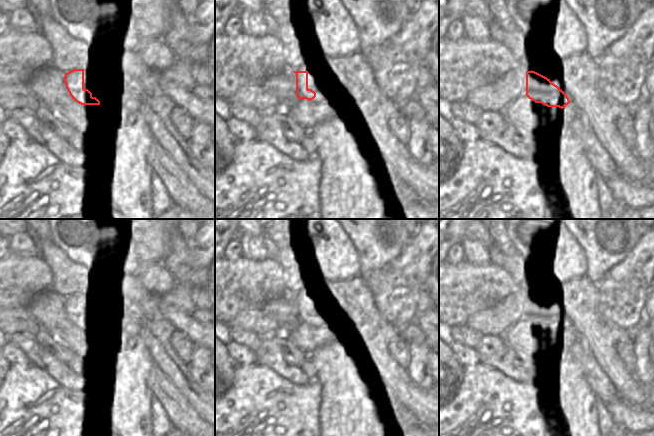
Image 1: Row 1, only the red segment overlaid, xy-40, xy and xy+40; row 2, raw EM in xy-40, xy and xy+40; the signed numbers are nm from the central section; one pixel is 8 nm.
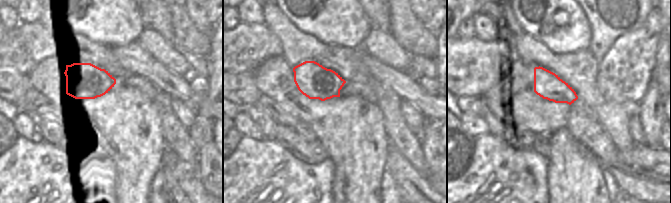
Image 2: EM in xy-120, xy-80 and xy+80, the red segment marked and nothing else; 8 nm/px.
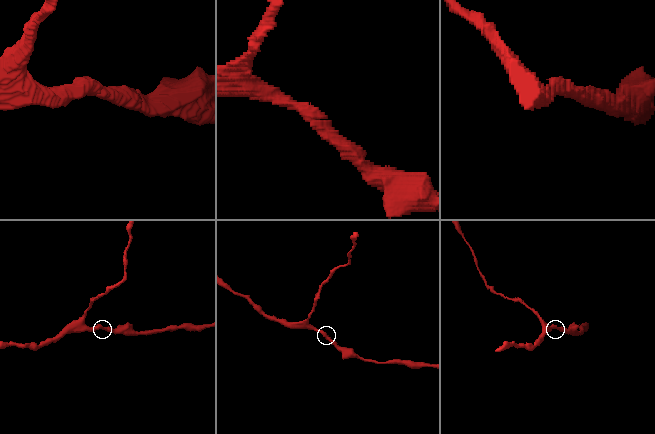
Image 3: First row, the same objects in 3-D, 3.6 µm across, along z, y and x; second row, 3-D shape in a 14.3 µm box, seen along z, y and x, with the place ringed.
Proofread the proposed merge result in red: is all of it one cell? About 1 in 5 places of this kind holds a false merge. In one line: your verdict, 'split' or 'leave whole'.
leave whole

